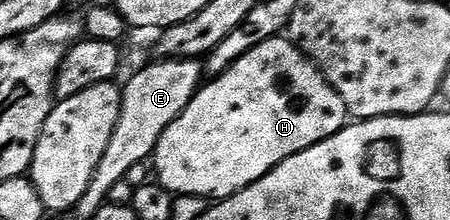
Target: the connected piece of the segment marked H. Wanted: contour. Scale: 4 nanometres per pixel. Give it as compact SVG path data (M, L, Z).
M286 37L269 38L264 43L257 44L251 51L245 52L219 77L212 77L210 81L200 86L191 103L185 108L185 112L181 112L181 116L177 116L177 120L173 120L173 124L169 124L169 128L165 128L165 132L161 132L161 140L153 155L153 170L154 173L155 170L159 173L157 175L159 185L170 190L176 196L192 194L208 200L232 198L237 192L249 188L249 184L261 180L261 176L265 176L273 168L277 168L277 164L289 160L289 156L297 156L297 152L305 152L305 148L313 148L313 144L321 144L321 140L329 140L329 136L333 136L338 130L343 129L348 125L348 122L349 115L345 108L345 100L341 100L339 93L329 85L322 72L315 67L315 63L300 52Z

